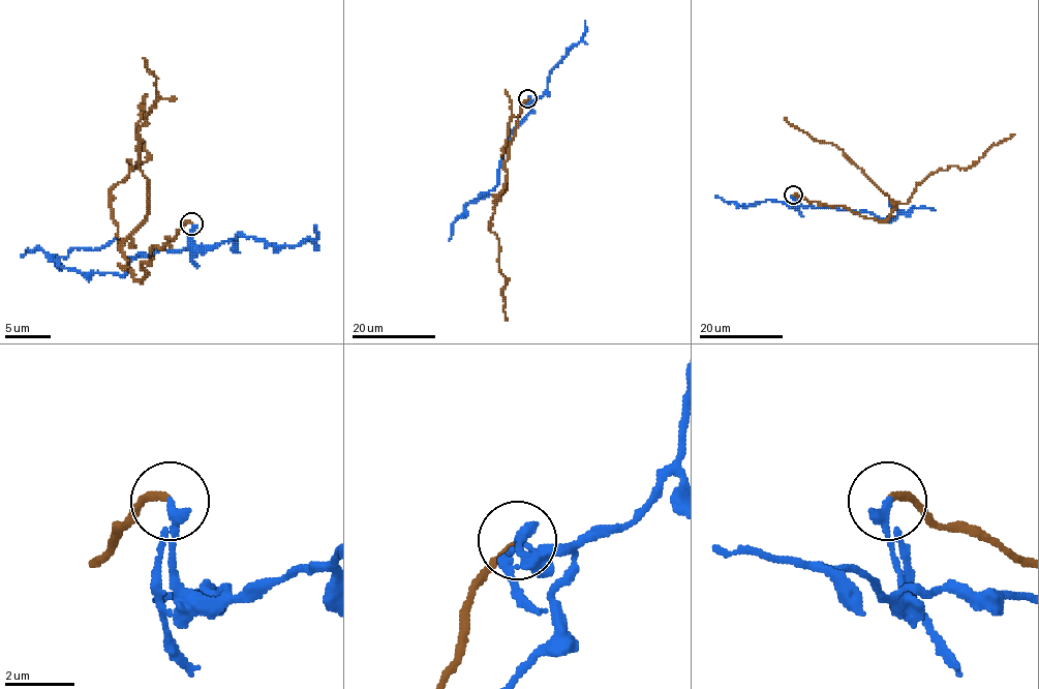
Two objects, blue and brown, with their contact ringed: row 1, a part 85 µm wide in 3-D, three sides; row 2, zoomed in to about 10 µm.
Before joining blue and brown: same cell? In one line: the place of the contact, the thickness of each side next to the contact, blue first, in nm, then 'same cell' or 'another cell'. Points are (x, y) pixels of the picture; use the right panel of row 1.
(793, 195) | 320/180 nm | another cell

